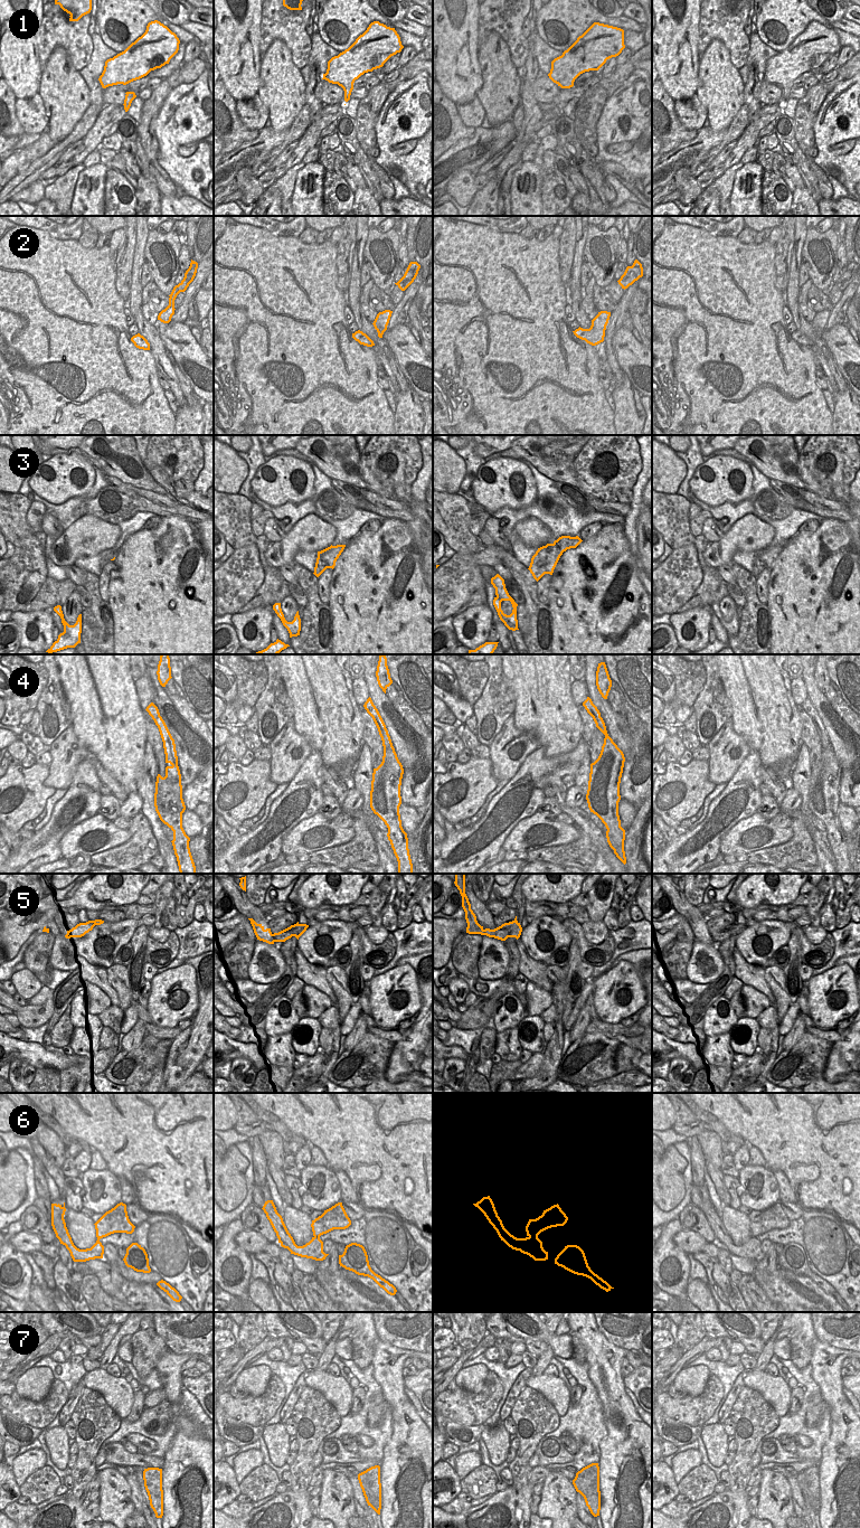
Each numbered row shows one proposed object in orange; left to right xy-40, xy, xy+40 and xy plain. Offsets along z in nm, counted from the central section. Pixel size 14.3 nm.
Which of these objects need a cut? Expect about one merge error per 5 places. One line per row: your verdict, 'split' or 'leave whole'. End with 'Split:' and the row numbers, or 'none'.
1: leave whole
2: leave whole
3: leave whole
4: split
5: split
6: leave whole
7: split
Split: 4, 5, 7

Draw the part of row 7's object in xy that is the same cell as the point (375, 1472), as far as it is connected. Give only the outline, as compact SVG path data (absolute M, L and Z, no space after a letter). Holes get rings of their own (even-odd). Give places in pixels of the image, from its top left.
M380 1466L371 1468L367 1470L371 1475L370 1490L371 1490L371 1505L375 1507L375 1511L380 1515L381 1509L381 1483L380 1483Z

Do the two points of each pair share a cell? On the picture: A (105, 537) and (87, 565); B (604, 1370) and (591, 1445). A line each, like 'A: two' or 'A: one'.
A: two
B: two

